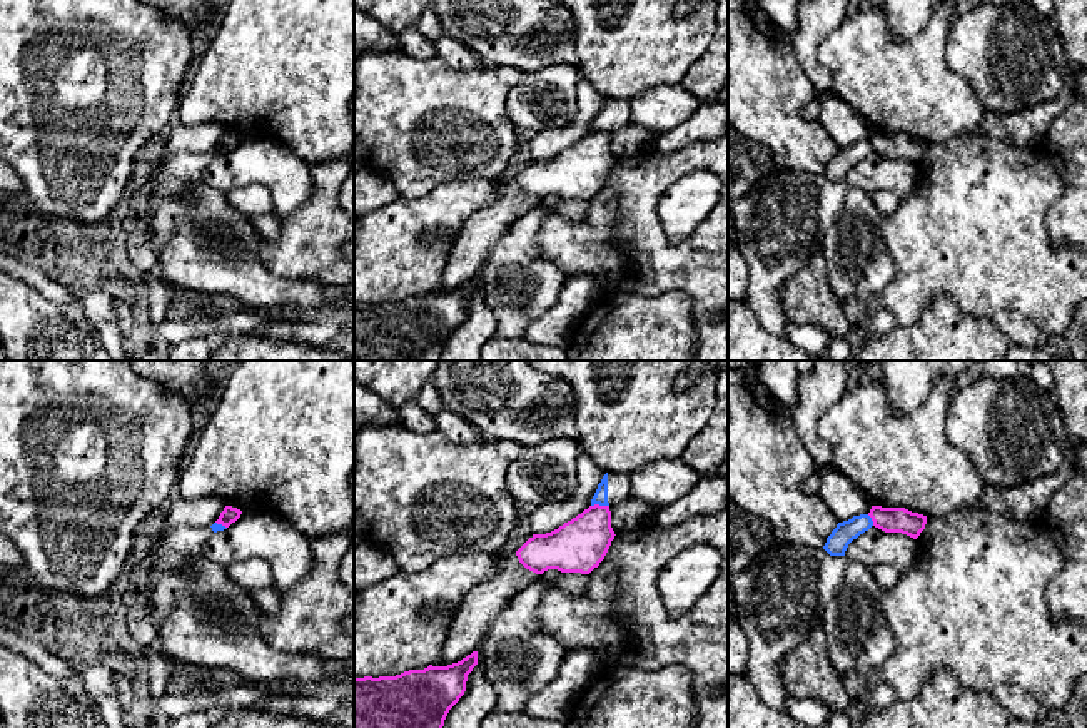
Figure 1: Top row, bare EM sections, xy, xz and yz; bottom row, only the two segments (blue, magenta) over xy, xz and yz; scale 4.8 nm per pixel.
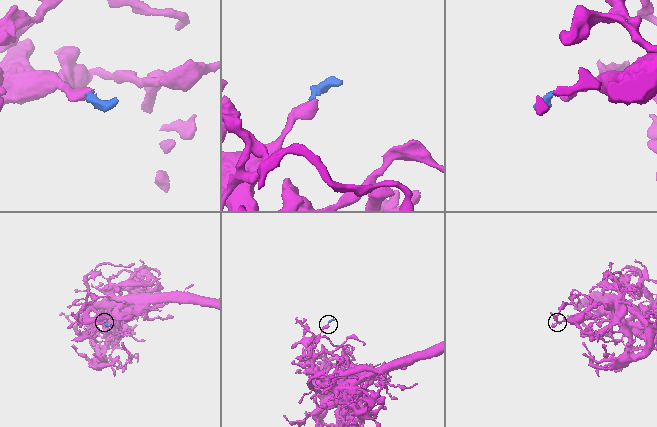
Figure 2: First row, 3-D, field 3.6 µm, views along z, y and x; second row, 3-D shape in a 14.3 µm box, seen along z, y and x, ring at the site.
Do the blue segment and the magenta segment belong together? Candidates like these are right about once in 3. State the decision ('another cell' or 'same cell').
another cell

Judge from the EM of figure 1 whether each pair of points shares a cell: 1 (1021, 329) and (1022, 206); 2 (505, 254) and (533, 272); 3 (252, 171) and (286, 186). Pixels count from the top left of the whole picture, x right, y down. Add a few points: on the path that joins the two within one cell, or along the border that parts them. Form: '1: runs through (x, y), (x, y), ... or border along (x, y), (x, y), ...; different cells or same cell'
1: border along (990, 314), (1001, 309), (1021, 311), (1044, 333); different cells
2: runs through (511, 261), (526, 272); same cell
3: runs through (261, 176), (278, 181); same cell

